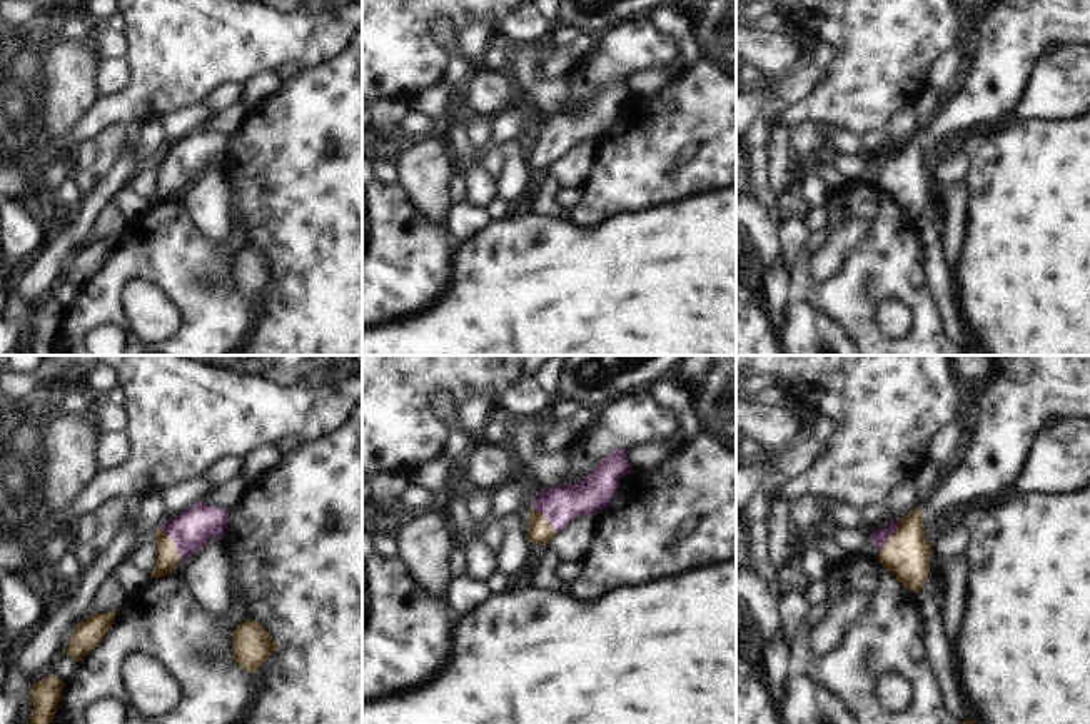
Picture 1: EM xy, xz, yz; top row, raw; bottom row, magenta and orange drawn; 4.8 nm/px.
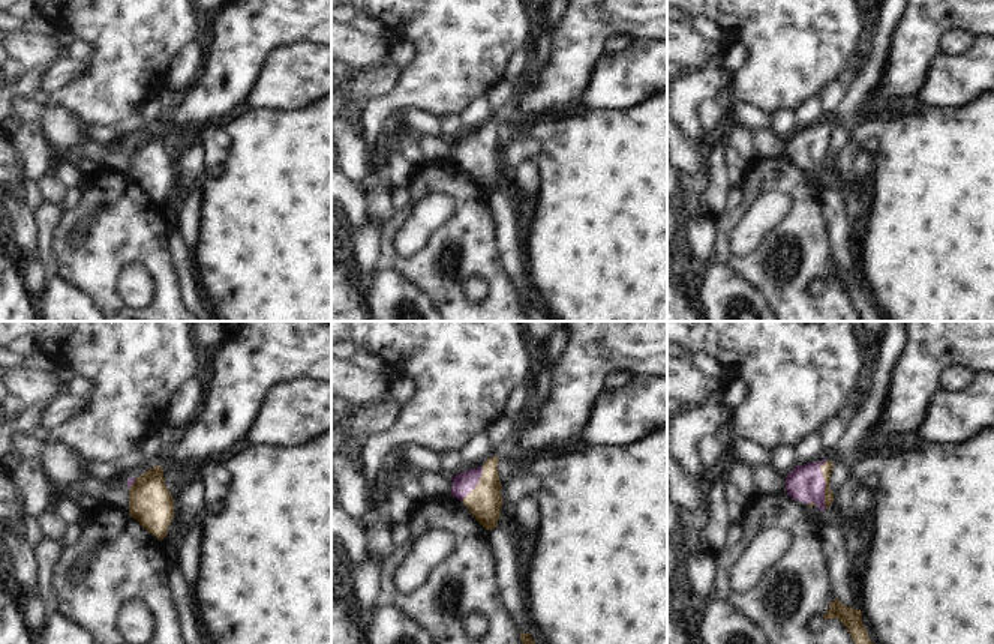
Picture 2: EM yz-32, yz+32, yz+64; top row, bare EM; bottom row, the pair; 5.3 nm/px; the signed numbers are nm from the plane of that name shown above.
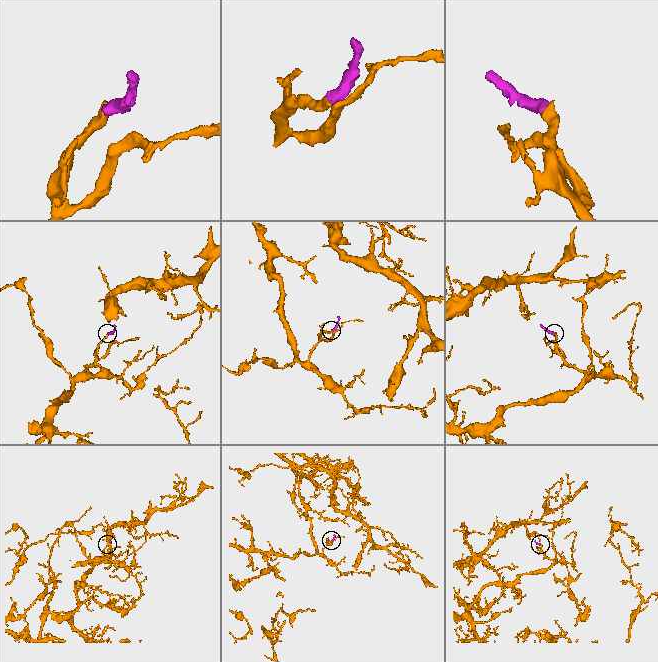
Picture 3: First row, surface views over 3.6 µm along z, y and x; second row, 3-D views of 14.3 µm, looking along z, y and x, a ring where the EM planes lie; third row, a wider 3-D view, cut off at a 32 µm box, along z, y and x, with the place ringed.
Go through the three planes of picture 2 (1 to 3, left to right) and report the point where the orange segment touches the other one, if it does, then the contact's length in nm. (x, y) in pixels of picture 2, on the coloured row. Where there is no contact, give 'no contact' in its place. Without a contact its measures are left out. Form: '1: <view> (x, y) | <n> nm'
1: yz-32 (134, 482) | 70 nm
2: yz+32 (477, 484) | 220 nm
3: yz+64 (825, 484) | 260 nm

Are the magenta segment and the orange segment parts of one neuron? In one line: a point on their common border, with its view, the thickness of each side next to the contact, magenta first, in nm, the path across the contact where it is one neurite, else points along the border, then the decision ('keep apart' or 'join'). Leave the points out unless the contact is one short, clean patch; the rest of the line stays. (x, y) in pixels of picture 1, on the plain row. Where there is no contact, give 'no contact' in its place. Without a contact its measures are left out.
xy (176, 170) | 180/110 nm | across xy (191, 155), (176, 170), (167, 186) | join

